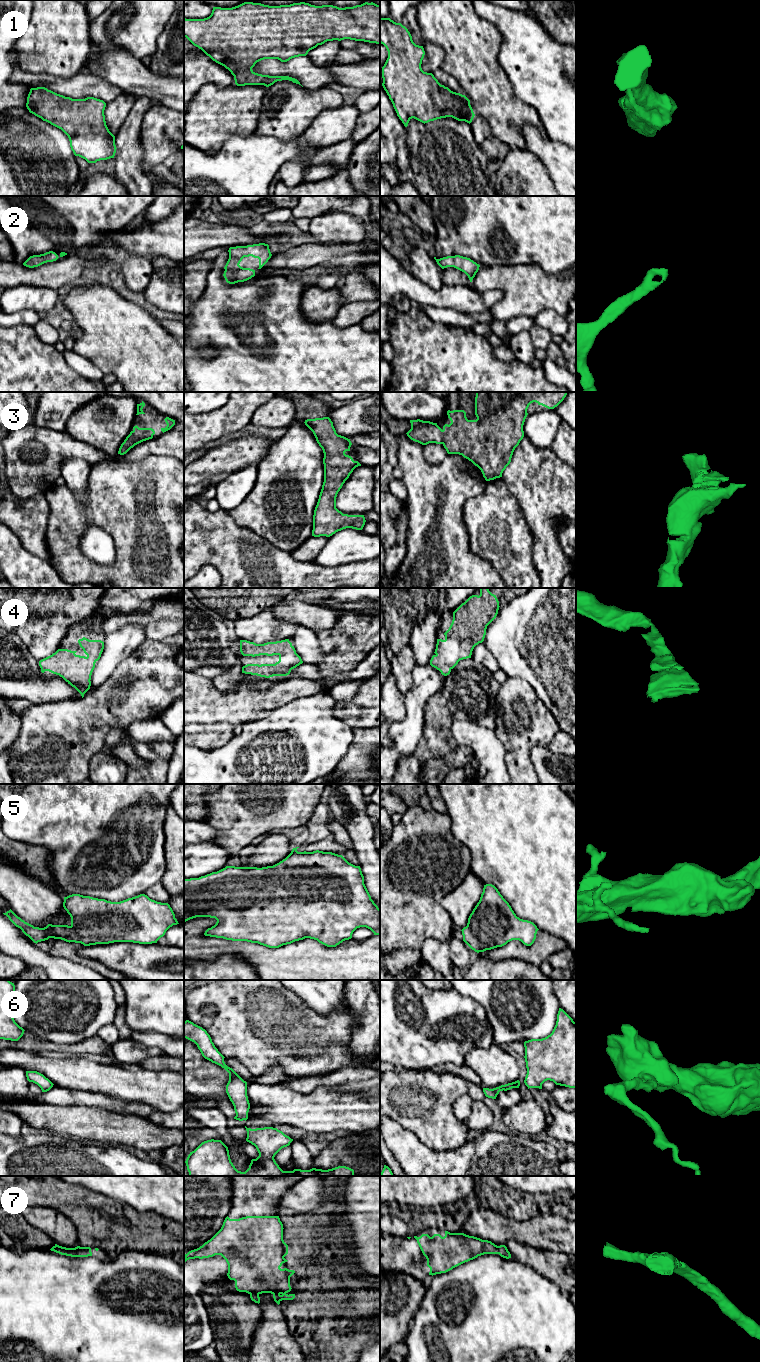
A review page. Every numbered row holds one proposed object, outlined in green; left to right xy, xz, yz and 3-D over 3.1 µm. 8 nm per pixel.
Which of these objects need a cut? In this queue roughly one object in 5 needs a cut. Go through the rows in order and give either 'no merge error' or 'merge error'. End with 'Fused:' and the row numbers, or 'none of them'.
1: no merge error
2: no merge error
3: no merge error
4: no merge error
5: no merge error
6: no merge error
7: no merge error
Fused: none of them

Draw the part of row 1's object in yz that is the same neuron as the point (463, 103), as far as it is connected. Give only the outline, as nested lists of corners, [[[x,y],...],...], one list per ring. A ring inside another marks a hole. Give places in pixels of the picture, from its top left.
[[[380,18],[380,43],[388,51],[388,58],[382,67],[382,86],[405,127],[412,118],[424,124],[446,117],[469,124],[472,122],[475,114],[470,100],[465,95],[453,92],[448,87],[441,85],[432,73],[422,70],[424,48],[413,42],[412,36],[405,26],[390,18]]]

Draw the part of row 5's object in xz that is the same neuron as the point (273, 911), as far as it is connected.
[[[293,848],[285,859],[273,866],[226,866],[199,878],[184,879],[184,922],[196,917],[215,918],[216,924],[205,931],[205,936],[258,943],[269,948],[279,948],[305,938],[336,947],[351,939],[353,932],[360,927],[380,935],[380,909],[364,884],[360,866],[332,852],[298,852],[298,848]]]

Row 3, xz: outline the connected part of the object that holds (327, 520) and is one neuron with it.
[[[329,417],[307,419],[304,423],[313,432],[317,443],[324,453],[324,482],[314,510],[312,536],[330,537],[336,532],[346,528],[362,530],[366,522],[364,515],[343,514],[336,508],[336,497],[338,492],[353,470],[361,466],[358,461],[354,461],[351,456],[345,454],[346,451],[350,451],[352,445],[350,439],[336,433],[333,422]]]

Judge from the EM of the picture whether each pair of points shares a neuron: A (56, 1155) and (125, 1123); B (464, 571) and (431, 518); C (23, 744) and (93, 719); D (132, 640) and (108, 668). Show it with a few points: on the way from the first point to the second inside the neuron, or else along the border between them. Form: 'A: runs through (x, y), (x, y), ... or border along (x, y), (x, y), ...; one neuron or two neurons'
A: border along (59, 1133), (81, 1141); two neurons
B: runs through (451, 558), (438, 545), (436, 531); one neuron
C: runs through (40, 744), (53, 744), (67, 733), (76, 730); one neuron
D: runs through (125, 645), (109, 661); one neuron

